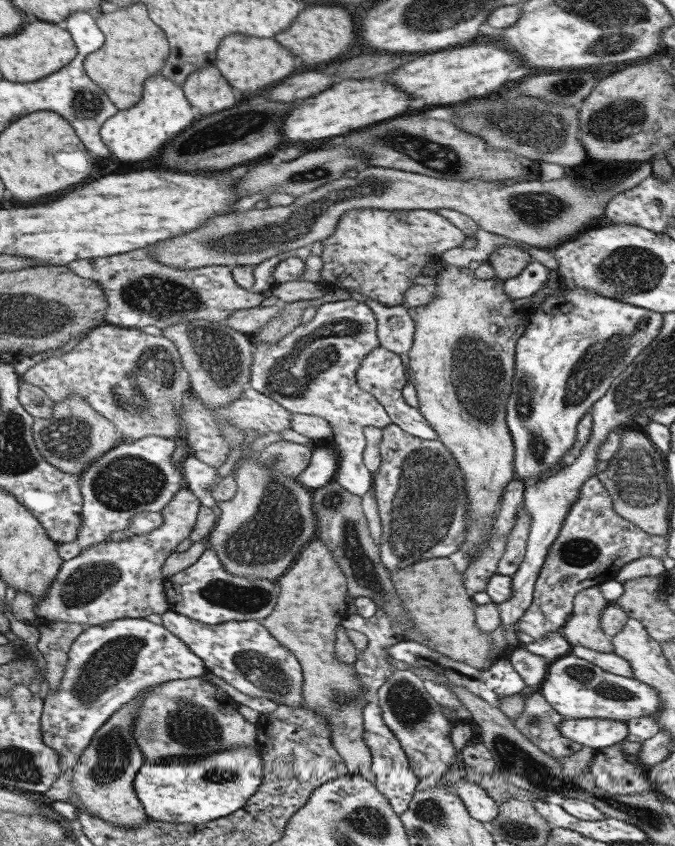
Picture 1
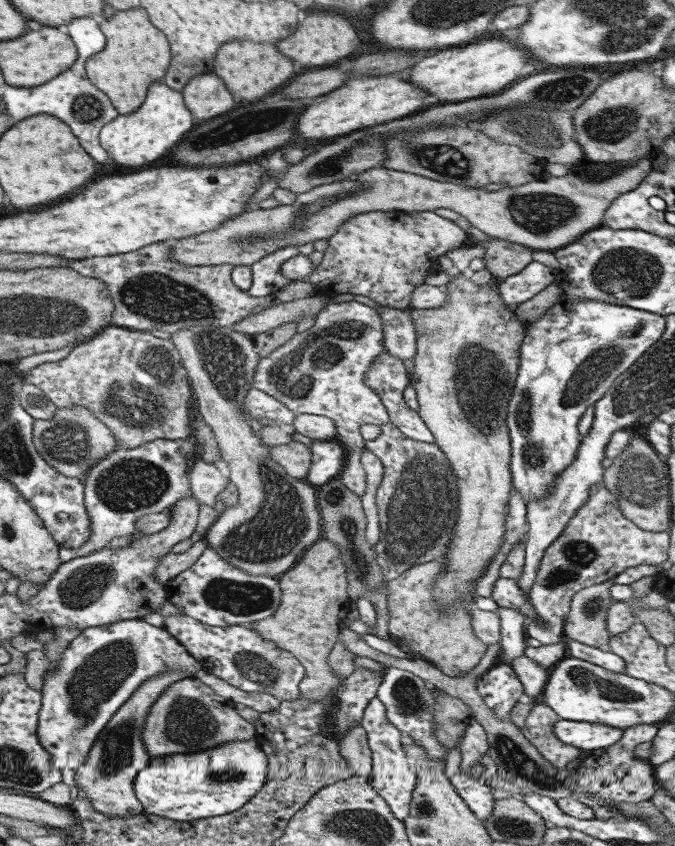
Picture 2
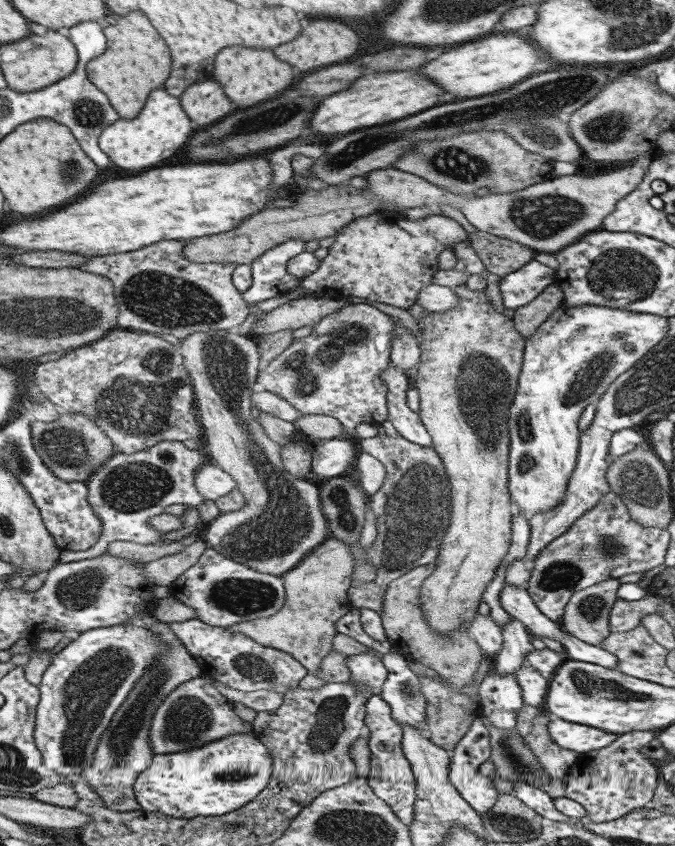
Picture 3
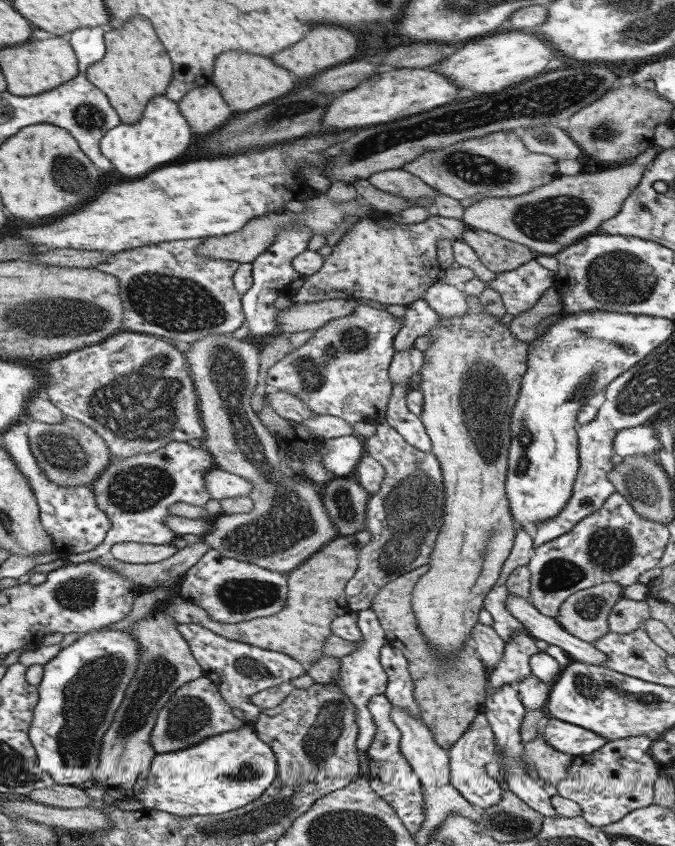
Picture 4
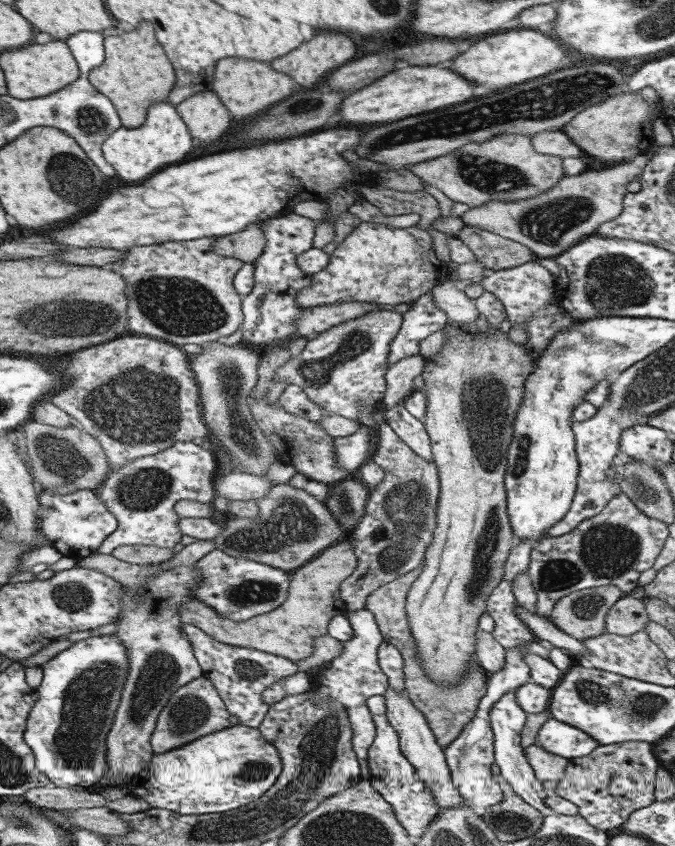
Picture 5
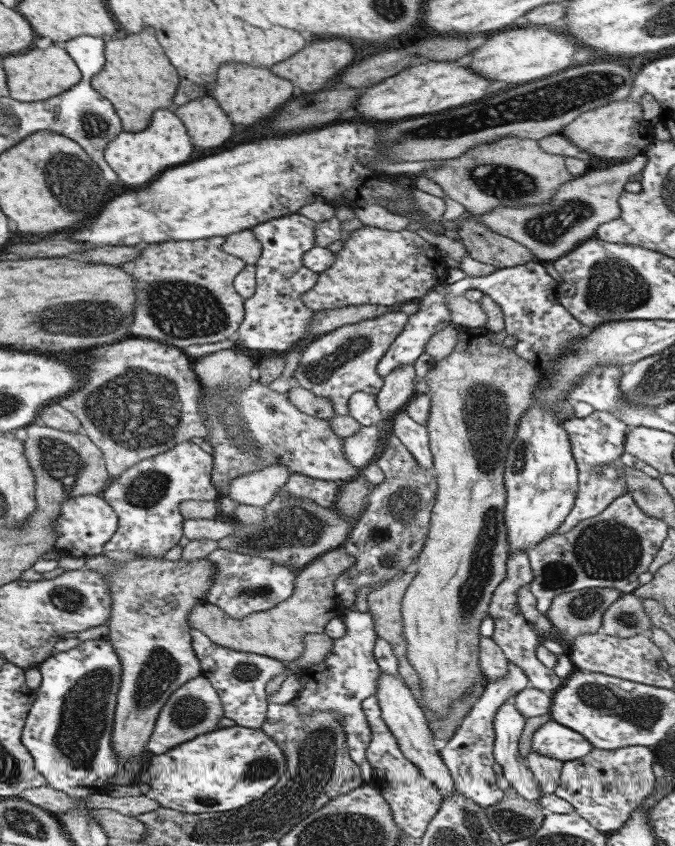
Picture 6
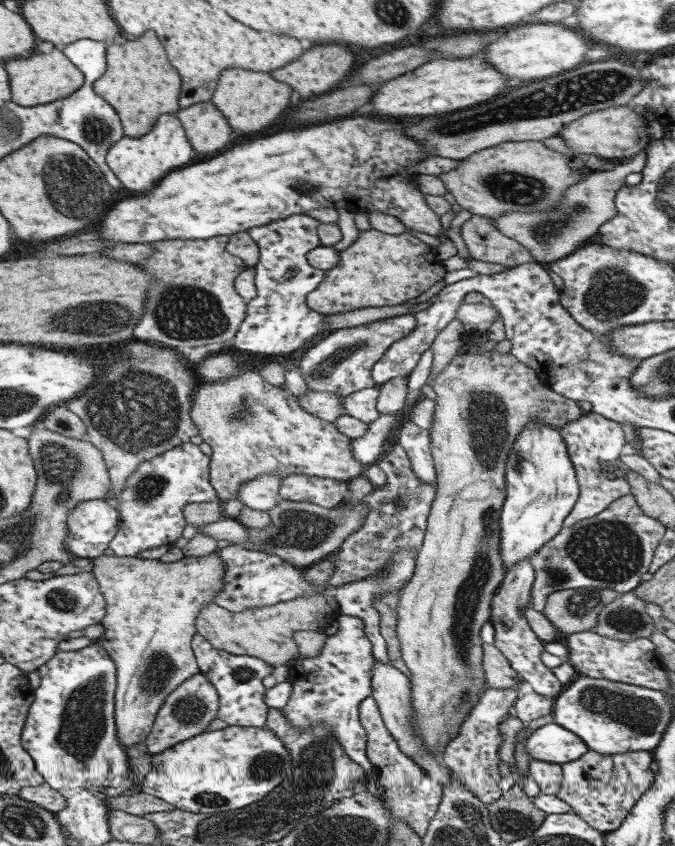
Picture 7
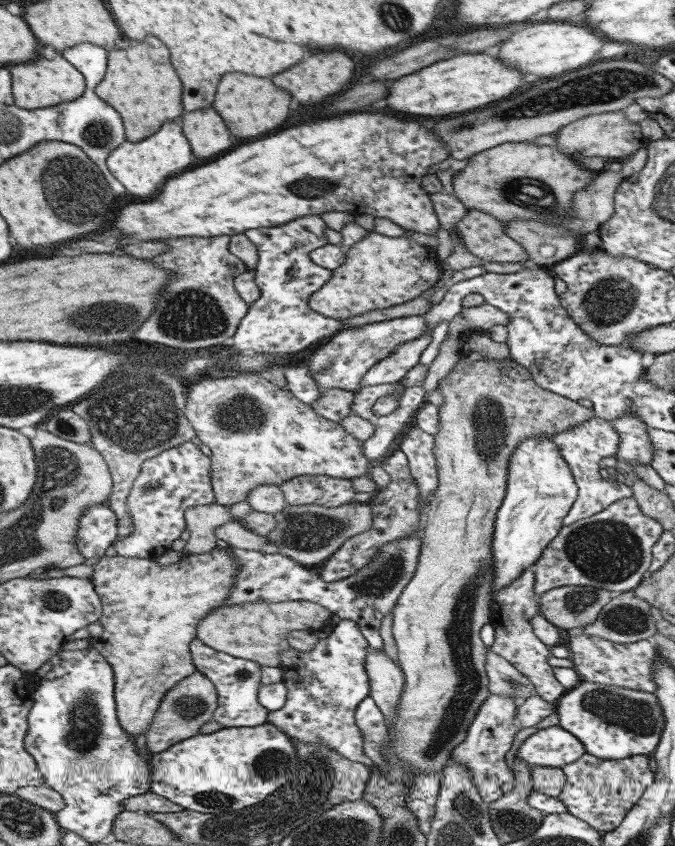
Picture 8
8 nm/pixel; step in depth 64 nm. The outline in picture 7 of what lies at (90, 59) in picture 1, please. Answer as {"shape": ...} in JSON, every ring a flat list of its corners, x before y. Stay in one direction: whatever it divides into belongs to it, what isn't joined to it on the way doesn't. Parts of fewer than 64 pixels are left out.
{"shape":[[153,30,124,43,106,45,107,67,94,84,96,94,109,102,119,114,126,136,144,136,153,129,161,114,175,114,180,109,179,94,182,79,168,61,166,50]]}

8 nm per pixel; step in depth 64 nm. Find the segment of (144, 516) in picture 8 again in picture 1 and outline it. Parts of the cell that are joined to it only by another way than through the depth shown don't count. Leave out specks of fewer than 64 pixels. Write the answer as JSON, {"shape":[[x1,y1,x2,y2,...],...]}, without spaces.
{"shape":[[148,436,148,438,135,441,120,440,114,448,110,449,110,452,98,458,84,473,80,474,79,487,83,498,81,515,84,522,80,526,78,540,57,543,60,558,63,558,64,561,70,560,82,553,87,546,108,541,112,532,128,532,128,524,135,514,148,511,160,512,179,488,186,487,187,483,181,473,182,468,174,466,171,460,177,445,177,440,158,436]]}

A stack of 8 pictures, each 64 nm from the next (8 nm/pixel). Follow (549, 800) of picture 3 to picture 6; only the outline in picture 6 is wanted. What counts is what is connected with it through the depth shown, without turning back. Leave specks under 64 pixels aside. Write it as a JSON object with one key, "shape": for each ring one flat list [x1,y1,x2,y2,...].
{"shape":[[508,699,506,702,503,702,503,705,496,711,493,718,495,732,493,755,495,756,497,764,502,766,503,775,511,784,511,787,514,788,522,798,540,806,539,798,544,795,543,790,519,751,519,740,525,727,525,719,525,716,522,716,522,714,517,711,514,699]]}

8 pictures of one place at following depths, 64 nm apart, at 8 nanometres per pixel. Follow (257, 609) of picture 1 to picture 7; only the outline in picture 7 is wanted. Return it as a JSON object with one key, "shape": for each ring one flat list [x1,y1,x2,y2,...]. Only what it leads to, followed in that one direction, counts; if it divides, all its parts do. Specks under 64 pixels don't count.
{"shape":[[229,544,225,548,216,549,215,553,225,564,223,574,222,590,213,598,213,602,230,612,240,612,247,608,257,606,272,606,279,602,286,602,293,598,305,597,306,595,322,596,329,602,329,605,338,614,346,616,357,616,365,624,365,633,372,643,372,654,378,662,391,664,388,654,387,642,380,634,379,622,380,615,375,609,375,600,384,593,397,593,404,588,415,573,415,558,418,550,415,548,399,548,391,562,387,562,385,570,377,572,368,578,355,580,342,586,327,586,319,588,309,584,304,578,304,568,296,567,290,562,286,562,276,554,266,554,256,550,246,550,244,546]]}

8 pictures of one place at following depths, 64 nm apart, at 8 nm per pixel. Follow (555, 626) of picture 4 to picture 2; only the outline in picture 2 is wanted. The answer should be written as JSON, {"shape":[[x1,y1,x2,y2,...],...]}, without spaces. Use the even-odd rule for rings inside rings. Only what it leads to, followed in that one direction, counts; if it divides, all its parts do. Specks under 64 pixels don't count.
{"shape":[[498,577,498,580,495,580,491,597,499,607,522,611,527,622,536,621,539,625,543,625,543,620,541,616,537,616,537,612,528,600,528,595,520,590,514,579],[564,636,562,641,567,646,567,656,591,662,614,673,624,673,625,660,611,650,603,651,602,649,576,642,567,636]]}

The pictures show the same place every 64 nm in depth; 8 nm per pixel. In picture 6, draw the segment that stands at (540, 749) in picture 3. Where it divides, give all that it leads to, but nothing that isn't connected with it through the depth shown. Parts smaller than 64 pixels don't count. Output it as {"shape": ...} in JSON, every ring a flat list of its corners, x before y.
{"shape":[[532,750,524,759,528,768,533,772,534,778,540,783,543,794,552,794,558,788,565,762,538,754]]}

